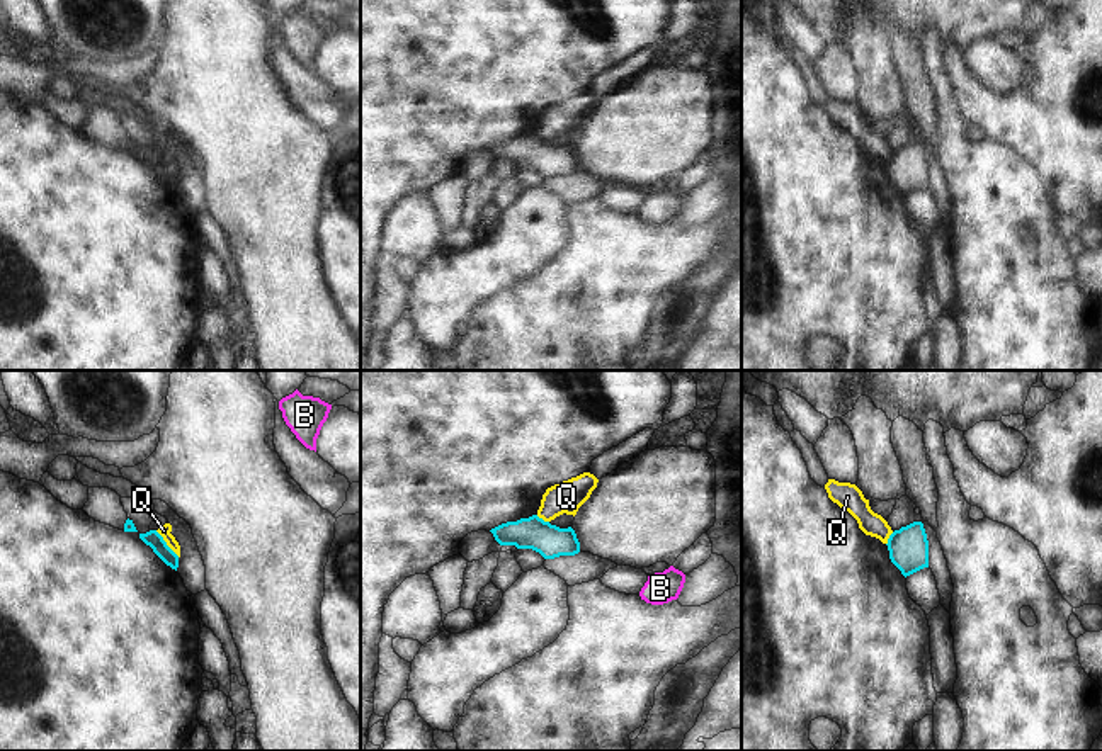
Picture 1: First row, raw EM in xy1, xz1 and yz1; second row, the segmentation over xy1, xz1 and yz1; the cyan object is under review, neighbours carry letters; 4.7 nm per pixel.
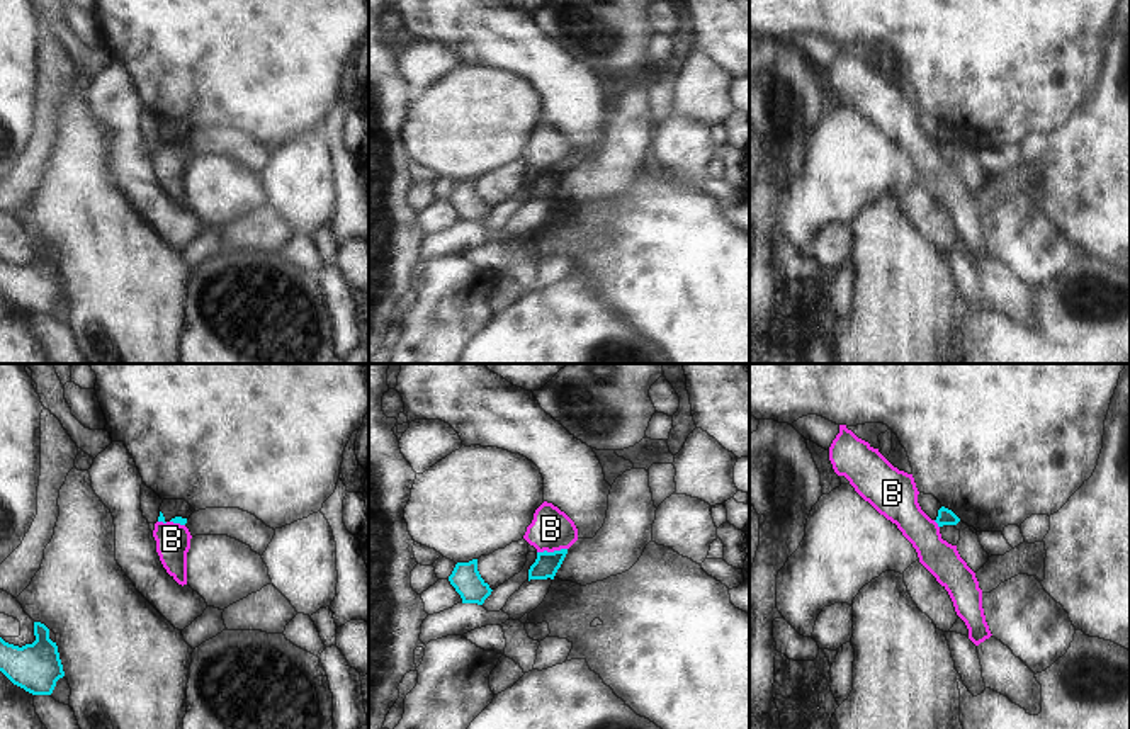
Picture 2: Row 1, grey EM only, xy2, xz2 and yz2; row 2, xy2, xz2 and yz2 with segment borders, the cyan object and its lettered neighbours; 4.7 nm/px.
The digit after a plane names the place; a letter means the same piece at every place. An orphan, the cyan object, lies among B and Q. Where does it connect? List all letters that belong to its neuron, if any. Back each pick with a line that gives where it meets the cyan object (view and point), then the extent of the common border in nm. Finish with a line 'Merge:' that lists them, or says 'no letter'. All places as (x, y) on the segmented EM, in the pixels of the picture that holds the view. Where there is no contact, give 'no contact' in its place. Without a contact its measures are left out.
Merge: no letter

